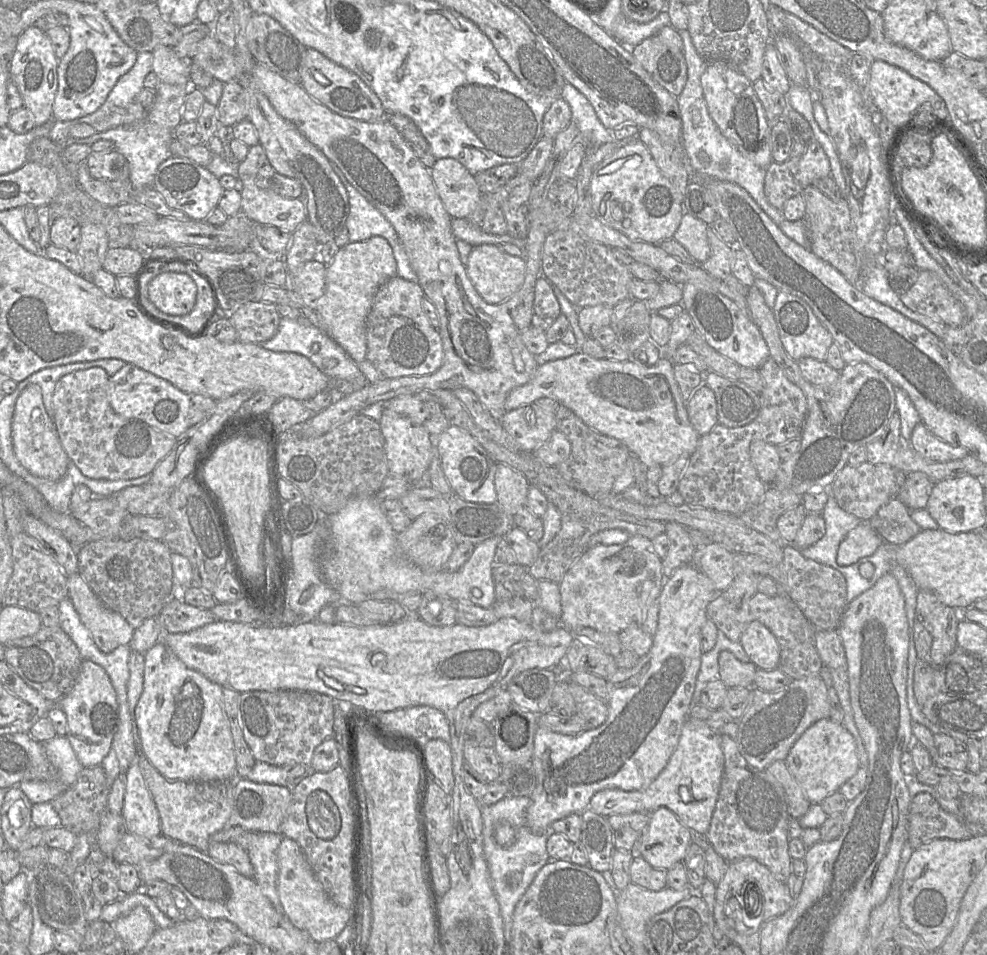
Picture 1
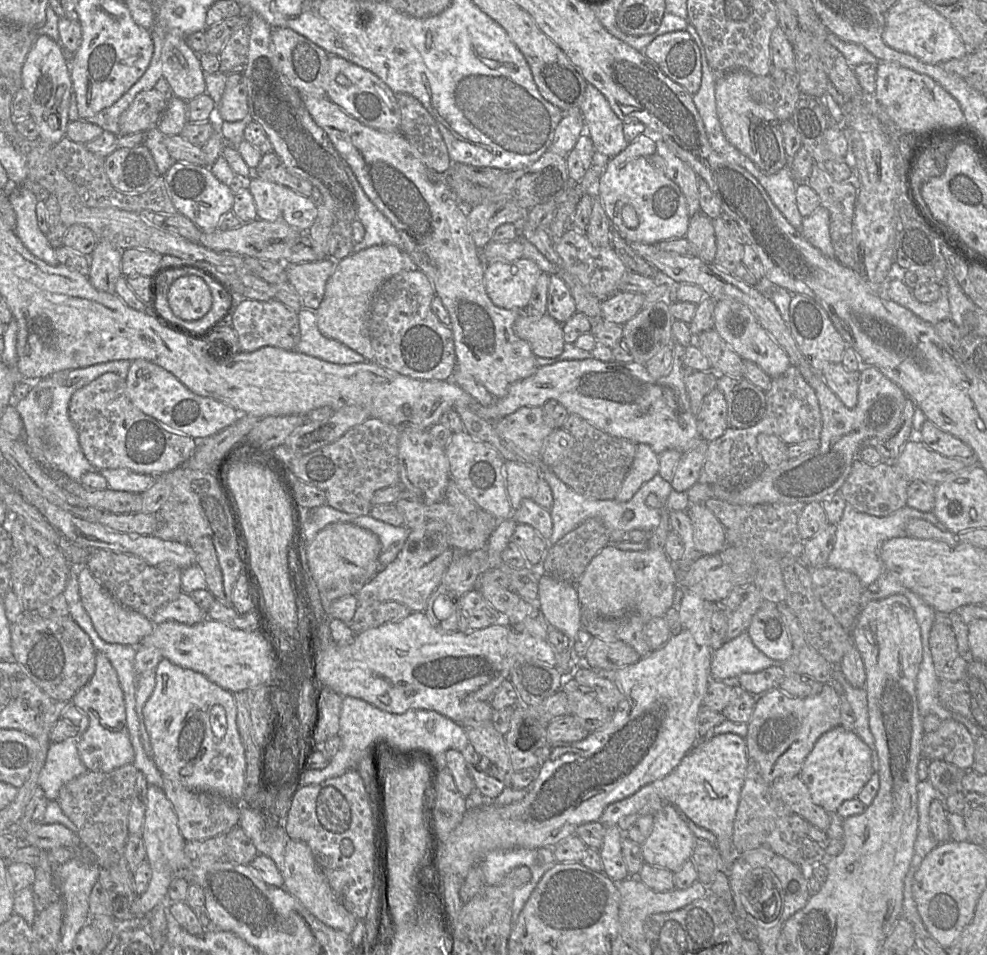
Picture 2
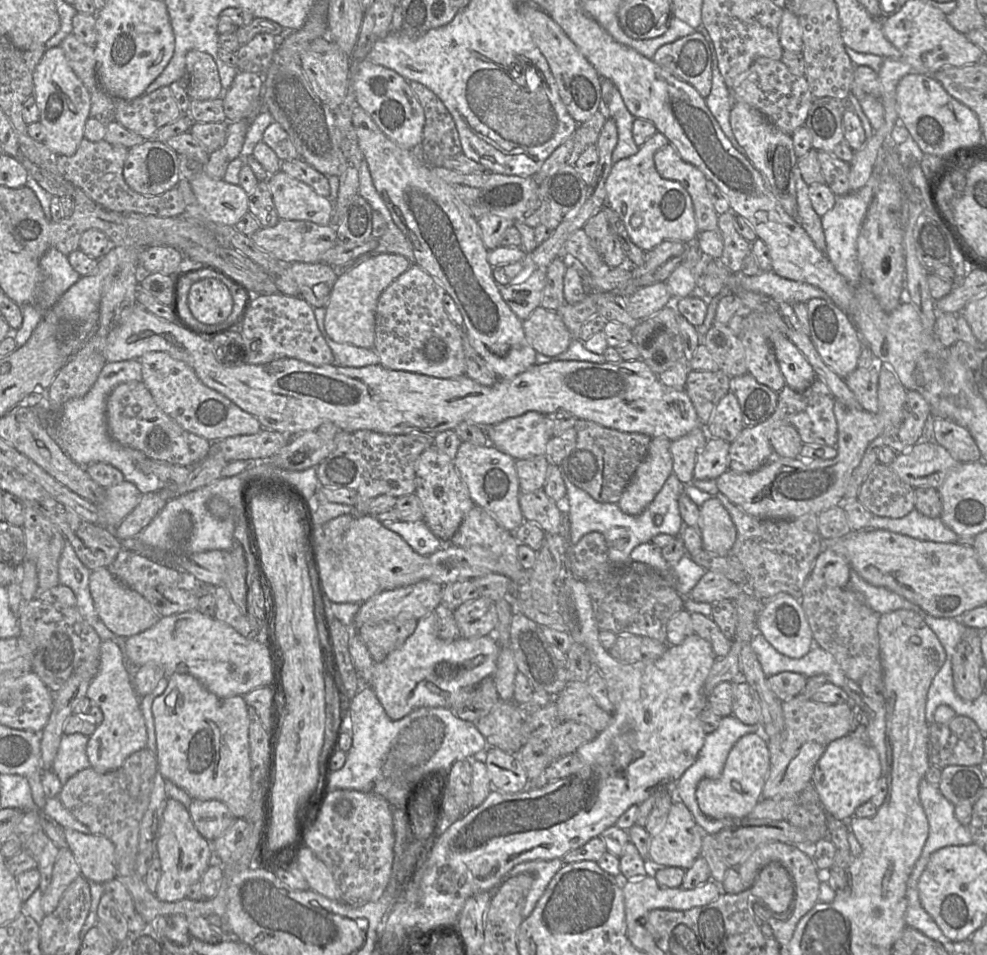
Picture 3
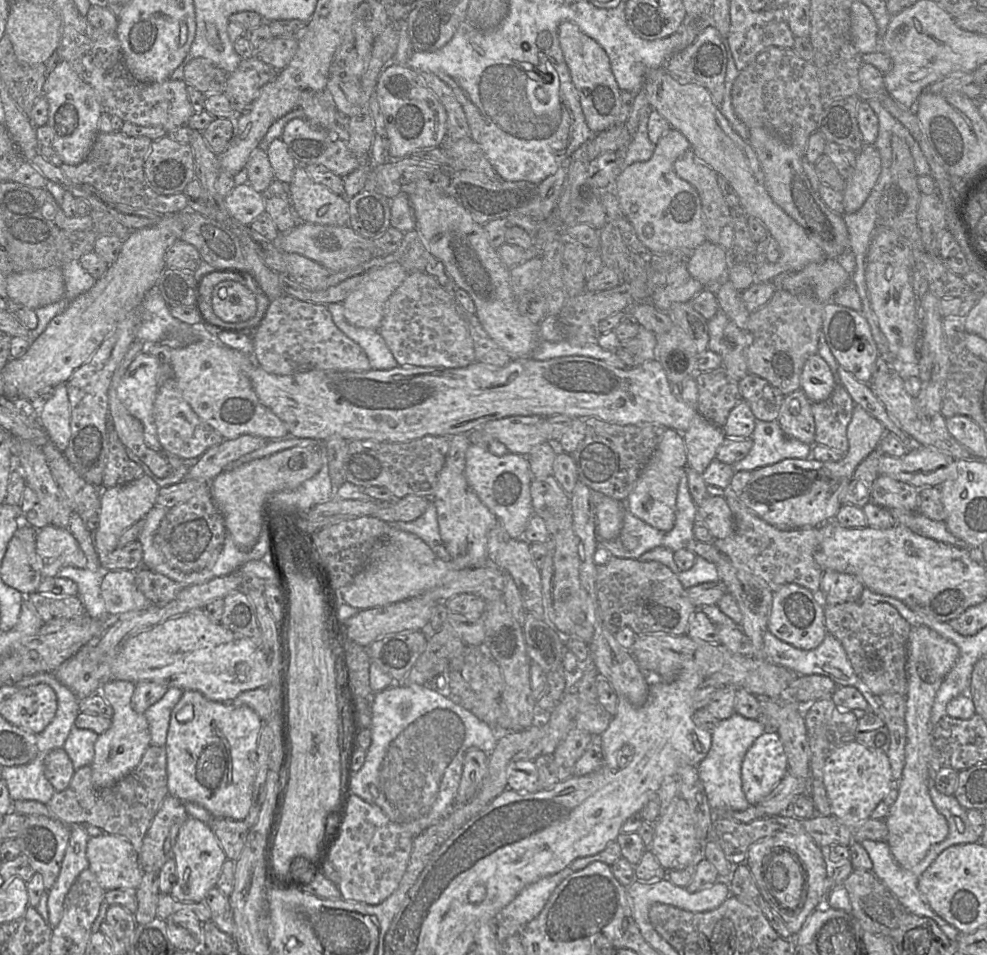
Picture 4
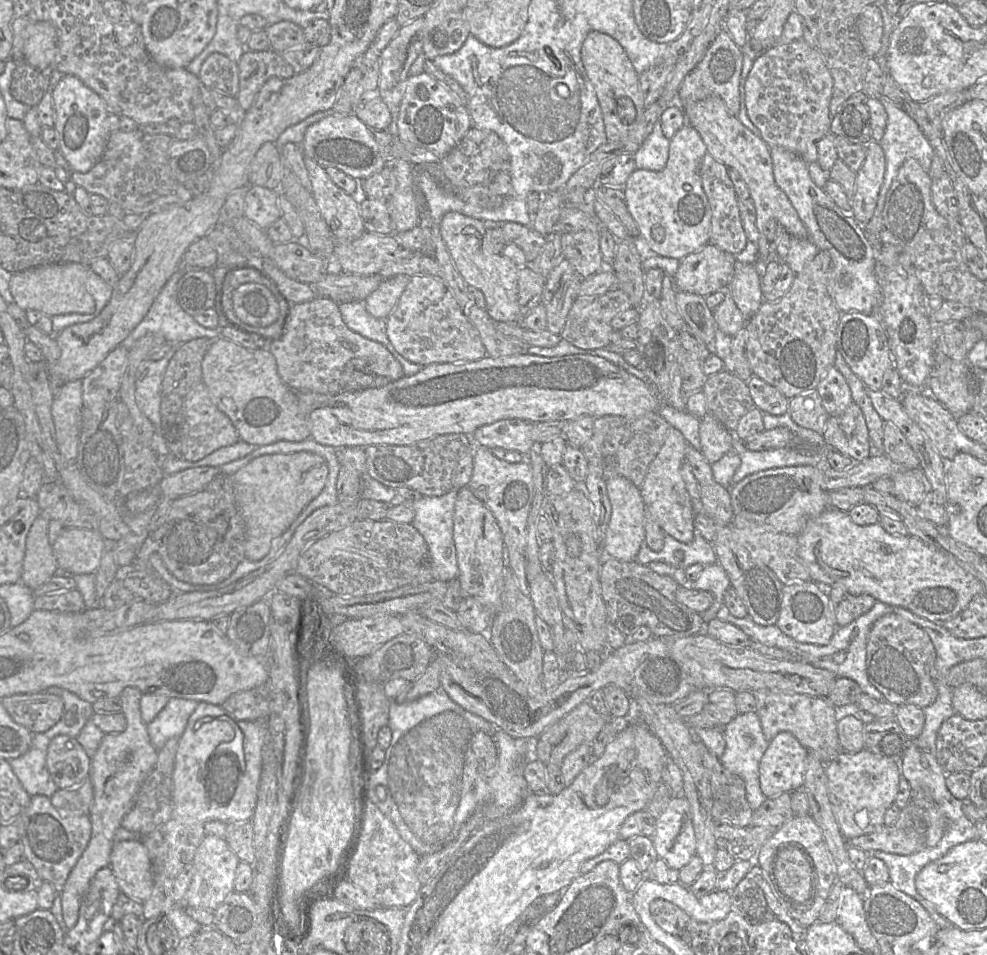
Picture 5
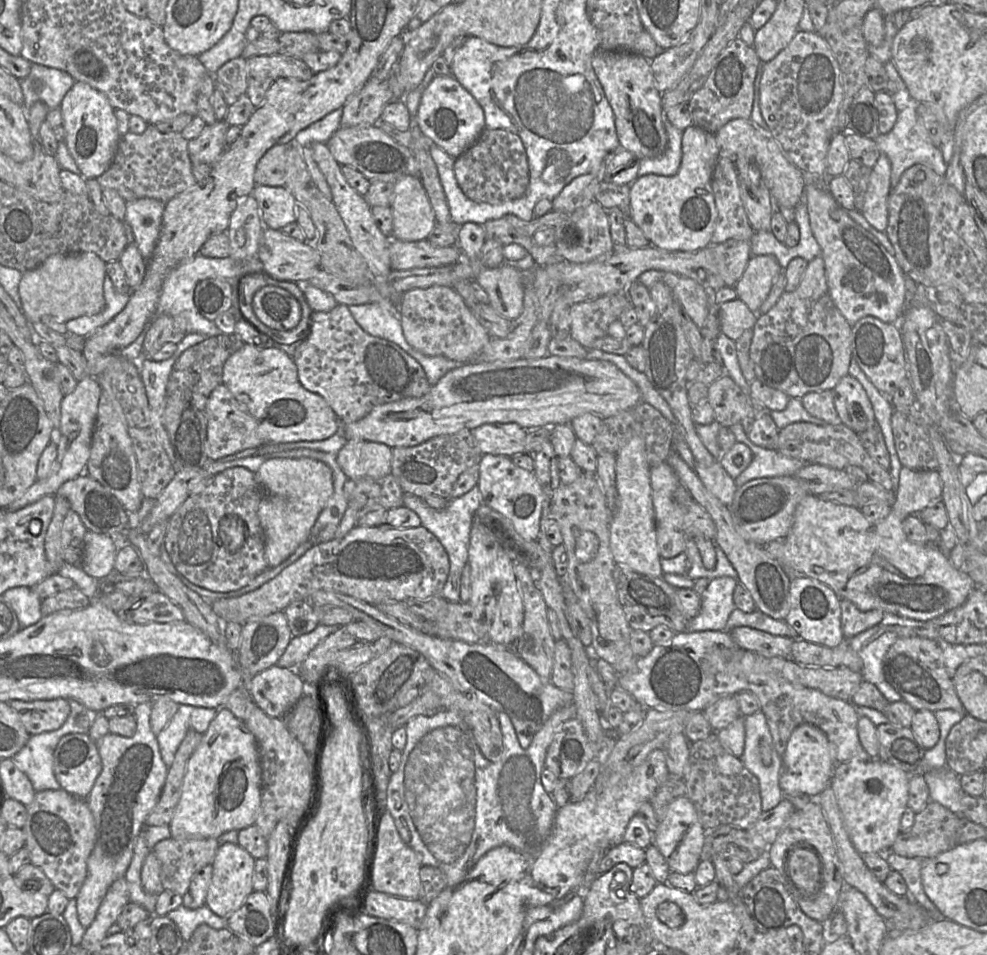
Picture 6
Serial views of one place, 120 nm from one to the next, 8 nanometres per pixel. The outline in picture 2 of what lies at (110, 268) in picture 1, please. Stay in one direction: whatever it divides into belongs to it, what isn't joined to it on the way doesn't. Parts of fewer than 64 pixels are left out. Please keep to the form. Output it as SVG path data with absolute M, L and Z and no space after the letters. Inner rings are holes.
M124 249L122 251L122 276L156 276L169 265L162 265L161 254L145 249Z

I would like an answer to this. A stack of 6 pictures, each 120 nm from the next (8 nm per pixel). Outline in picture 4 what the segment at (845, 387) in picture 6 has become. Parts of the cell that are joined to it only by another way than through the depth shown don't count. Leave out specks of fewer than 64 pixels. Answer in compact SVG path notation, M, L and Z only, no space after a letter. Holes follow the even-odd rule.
M818 354L805 363L801 374L801 390L812 403L827 400L836 386L836 379L827 362Z

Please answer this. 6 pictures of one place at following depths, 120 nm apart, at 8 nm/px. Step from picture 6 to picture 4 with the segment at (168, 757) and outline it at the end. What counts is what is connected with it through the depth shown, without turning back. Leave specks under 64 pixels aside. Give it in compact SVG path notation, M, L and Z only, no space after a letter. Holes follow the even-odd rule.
M170 687L160 700L145 711L144 715L148 723L151 746L164 747L171 711L182 693L181 689Z

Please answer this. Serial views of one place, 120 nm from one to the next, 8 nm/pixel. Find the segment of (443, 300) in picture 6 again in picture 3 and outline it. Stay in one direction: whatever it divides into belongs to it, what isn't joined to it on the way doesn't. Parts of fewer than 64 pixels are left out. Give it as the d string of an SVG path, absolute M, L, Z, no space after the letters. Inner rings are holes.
M412 264L380 295L376 310L374 350L380 363L389 369L454 378L465 373L462 330L449 318L443 306L444 288L421 267Z

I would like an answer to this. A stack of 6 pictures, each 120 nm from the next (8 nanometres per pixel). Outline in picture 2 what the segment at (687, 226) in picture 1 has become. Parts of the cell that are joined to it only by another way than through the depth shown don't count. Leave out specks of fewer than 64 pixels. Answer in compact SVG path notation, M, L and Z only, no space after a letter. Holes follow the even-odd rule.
M702 213L690 217L685 238L691 244L696 257L708 263L713 262L717 248L711 219Z

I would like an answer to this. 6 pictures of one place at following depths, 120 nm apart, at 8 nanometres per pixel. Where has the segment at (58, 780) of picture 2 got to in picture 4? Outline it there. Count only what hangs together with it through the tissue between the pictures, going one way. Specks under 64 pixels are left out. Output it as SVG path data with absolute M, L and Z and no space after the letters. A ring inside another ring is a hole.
M72 728L62 748L69 756L75 770L91 766L94 758L94 744L98 736L89 729Z

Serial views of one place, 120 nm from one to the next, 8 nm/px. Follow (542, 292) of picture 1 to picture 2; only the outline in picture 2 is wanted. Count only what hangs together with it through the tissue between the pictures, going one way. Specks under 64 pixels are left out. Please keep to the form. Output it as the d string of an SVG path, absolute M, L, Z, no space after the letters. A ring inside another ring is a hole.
M550 275L547 314L561 324L577 313L575 300L567 284L557 275Z

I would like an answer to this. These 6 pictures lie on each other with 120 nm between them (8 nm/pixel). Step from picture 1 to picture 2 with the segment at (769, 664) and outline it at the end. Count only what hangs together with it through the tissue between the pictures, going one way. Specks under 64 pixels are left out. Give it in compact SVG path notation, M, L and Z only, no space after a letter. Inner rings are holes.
M763 601L747 633L753 644L772 660L784 662L792 654L788 626L776 603Z

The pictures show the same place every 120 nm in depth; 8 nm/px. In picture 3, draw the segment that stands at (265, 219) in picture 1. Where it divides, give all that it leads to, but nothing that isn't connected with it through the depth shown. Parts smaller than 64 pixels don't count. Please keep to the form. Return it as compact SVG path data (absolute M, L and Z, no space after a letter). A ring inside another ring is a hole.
M279 171L266 180L277 214L282 220L303 220L318 225L329 225L332 218L333 202L318 195L309 185Z

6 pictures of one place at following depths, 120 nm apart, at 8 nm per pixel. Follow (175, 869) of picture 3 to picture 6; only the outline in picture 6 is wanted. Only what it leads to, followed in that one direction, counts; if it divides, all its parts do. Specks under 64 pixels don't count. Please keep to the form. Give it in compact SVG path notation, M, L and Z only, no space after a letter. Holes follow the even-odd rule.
M220 843L212 862L212 880L208 888L205 906L216 915L227 918L238 910L253 890L252 877L255 859L238 844Z

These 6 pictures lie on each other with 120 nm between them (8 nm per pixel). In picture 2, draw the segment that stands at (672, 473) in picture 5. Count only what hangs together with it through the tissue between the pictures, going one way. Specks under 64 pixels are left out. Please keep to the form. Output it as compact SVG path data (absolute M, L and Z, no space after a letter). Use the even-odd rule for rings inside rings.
M637 444L632 465L615 497L619 502L629 501L639 488L659 472L659 454L647 444Z

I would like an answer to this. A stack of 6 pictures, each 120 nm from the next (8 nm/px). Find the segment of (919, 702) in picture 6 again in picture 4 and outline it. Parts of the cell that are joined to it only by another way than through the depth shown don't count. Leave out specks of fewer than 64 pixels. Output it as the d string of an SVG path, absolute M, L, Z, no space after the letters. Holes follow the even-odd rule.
M862 600L836 605L824 603L824 616L827 633L841 642L855 673L874 695L880 696L887 693L906 695L908 689L907 643L912 625L892 605Z

